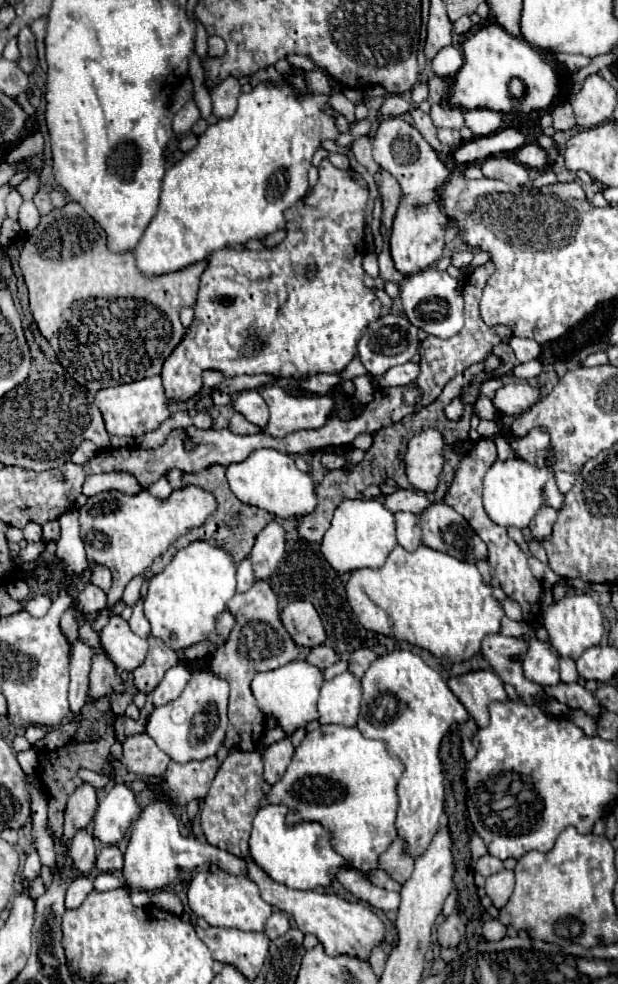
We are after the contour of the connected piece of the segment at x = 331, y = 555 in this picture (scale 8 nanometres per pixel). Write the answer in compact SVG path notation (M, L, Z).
M344 499L332 515L332 523L328 531L324 533L322 539L322 555L326 561L338 571L338 573L348 573L354 569L380 569L388 557L388 553L398 545L396 541L396 523L394 523L394 513L390 513L378 499Z

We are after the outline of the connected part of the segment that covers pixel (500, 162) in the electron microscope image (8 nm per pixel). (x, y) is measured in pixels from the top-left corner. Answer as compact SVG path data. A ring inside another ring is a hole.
M490 157L482 163L484 177L500 179L508 185L526 185L530 181L528 169L520 163L514 163L512 157Z

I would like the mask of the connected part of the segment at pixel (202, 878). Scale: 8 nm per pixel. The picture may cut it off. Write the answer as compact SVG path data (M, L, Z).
M200 871L188 887L188 905L198 917L204 917L208 925L234 927L240 931L264 931L264 925L272 915L272 907L260 897L260 889L254 881L224 871Z

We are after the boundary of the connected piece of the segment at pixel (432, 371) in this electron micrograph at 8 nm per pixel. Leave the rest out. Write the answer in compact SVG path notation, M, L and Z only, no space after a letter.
M488 261L484 265L480 265L474 273L468 275L466 279L466 285L462 289L462 295L464 295L464 329L450 337L450 339L438 339L434 335L428 335L422 345L420 345L420 375L416 379L416 387L420 389L420 407L426 407L430 405L444 389L444 385L458 373L462 373L464 369L468 369L472 363L484 363L486 357L492 355L492 347L498 345L504 337L508 339L512 335L510 327L506 325L494 325L494 327L488 327L480 313L478 313L478 301L480 301L480 295L482 295L482 289L488 281L488 277L494 273L494 265Z

